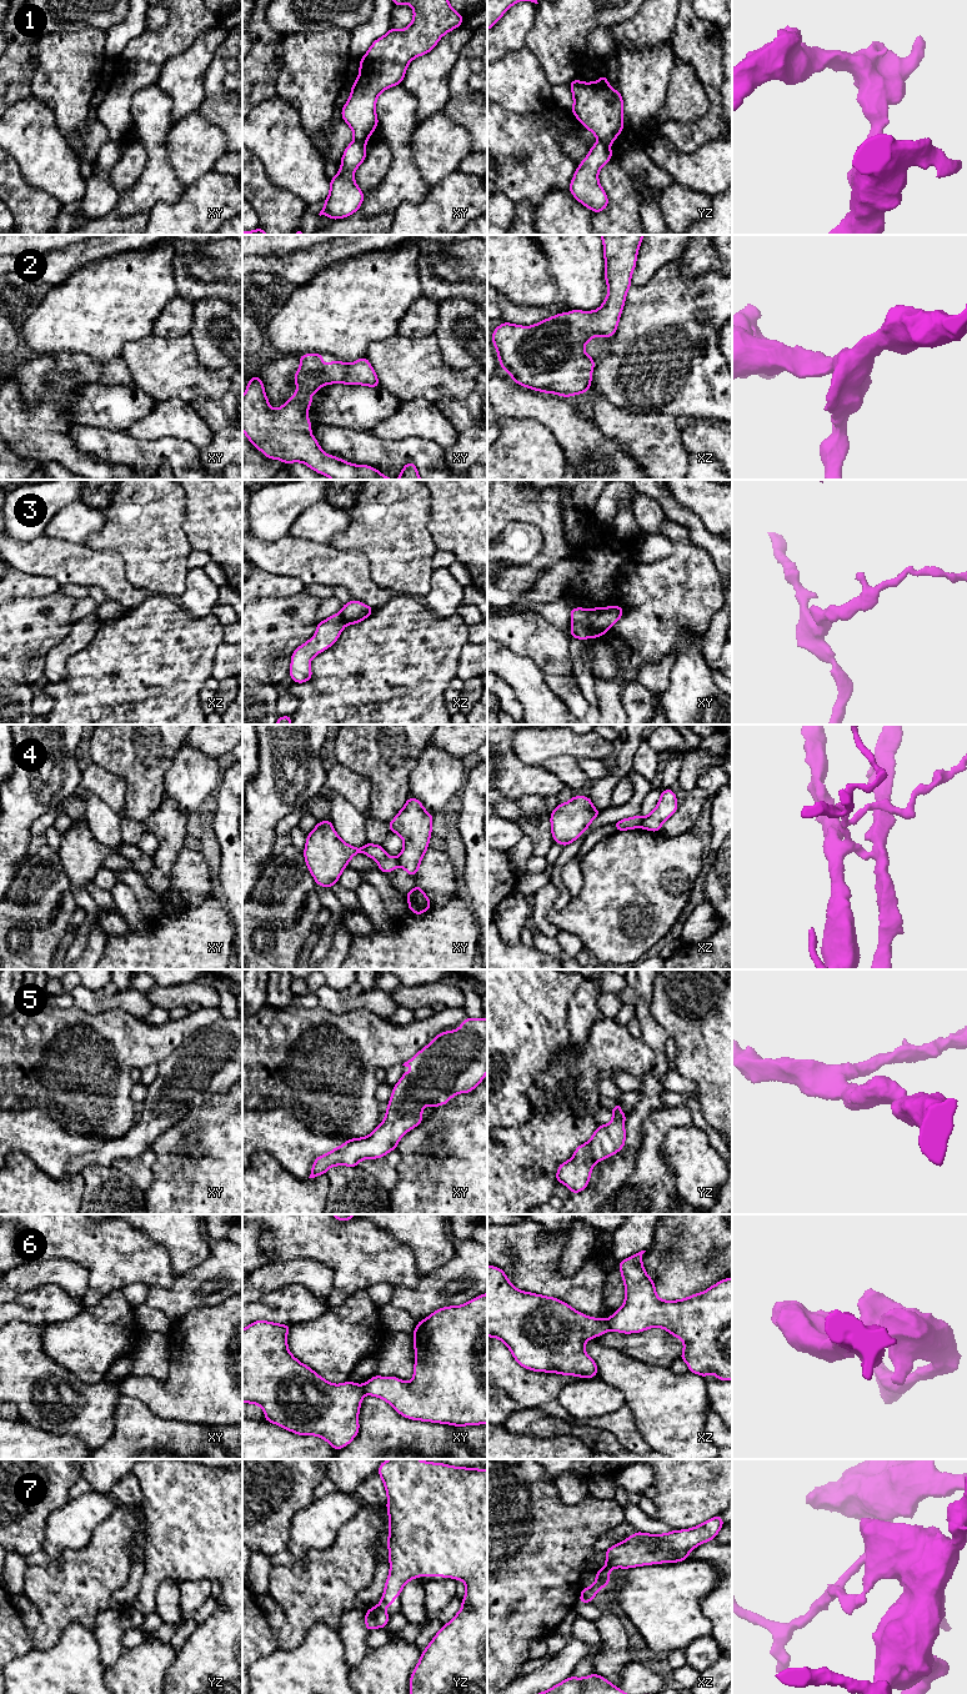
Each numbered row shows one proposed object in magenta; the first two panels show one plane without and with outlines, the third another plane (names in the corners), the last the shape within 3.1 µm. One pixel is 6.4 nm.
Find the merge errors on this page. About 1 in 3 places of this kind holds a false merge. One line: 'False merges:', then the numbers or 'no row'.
False merges: 1, 3, 4, 6, 7

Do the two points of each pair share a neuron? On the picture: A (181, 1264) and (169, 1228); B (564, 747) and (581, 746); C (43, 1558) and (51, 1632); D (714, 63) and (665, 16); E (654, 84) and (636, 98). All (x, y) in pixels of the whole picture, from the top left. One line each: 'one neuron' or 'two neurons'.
A: one neuron
B: one neuron
C: two neurons
D: two neurons
E: one neuron

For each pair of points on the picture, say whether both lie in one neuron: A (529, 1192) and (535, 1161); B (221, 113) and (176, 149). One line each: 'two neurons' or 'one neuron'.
A: one neuron
B: two neurons

